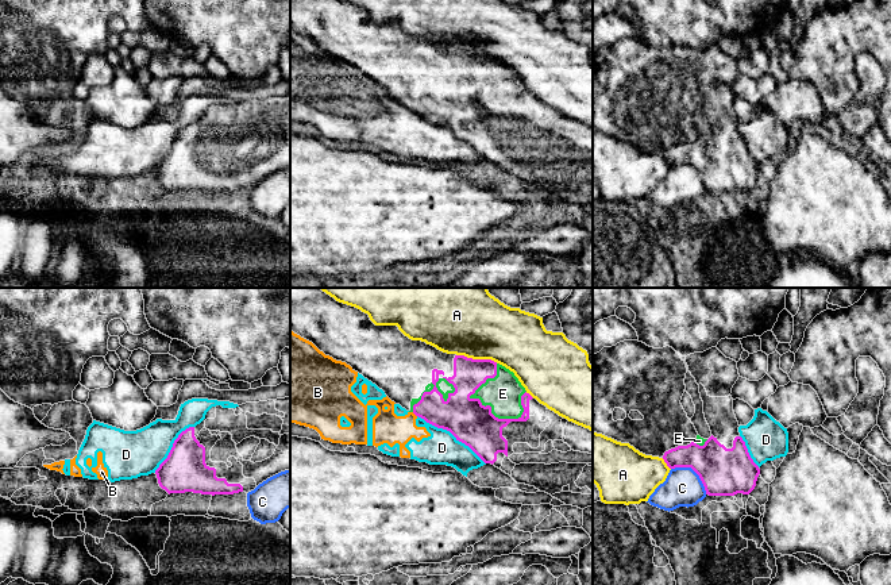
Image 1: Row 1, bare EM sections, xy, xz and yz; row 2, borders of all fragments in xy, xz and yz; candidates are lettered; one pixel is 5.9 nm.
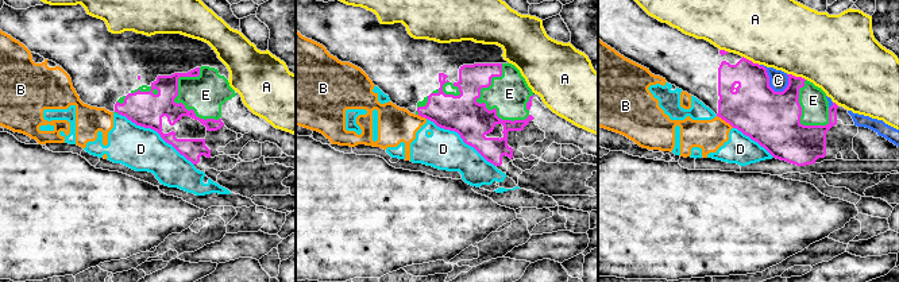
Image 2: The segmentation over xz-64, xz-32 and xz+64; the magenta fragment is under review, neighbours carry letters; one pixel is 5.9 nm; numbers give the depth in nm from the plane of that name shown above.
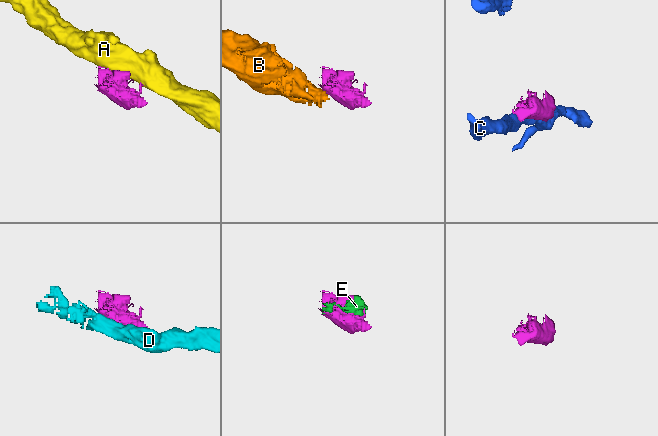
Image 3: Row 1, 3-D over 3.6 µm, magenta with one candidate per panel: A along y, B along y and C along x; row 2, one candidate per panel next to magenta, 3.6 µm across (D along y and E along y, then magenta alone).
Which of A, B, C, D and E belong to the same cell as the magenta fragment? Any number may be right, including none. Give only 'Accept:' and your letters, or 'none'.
Accept: E

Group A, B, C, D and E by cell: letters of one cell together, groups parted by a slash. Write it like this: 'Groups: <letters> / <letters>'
Groups: A / B D / C / E

